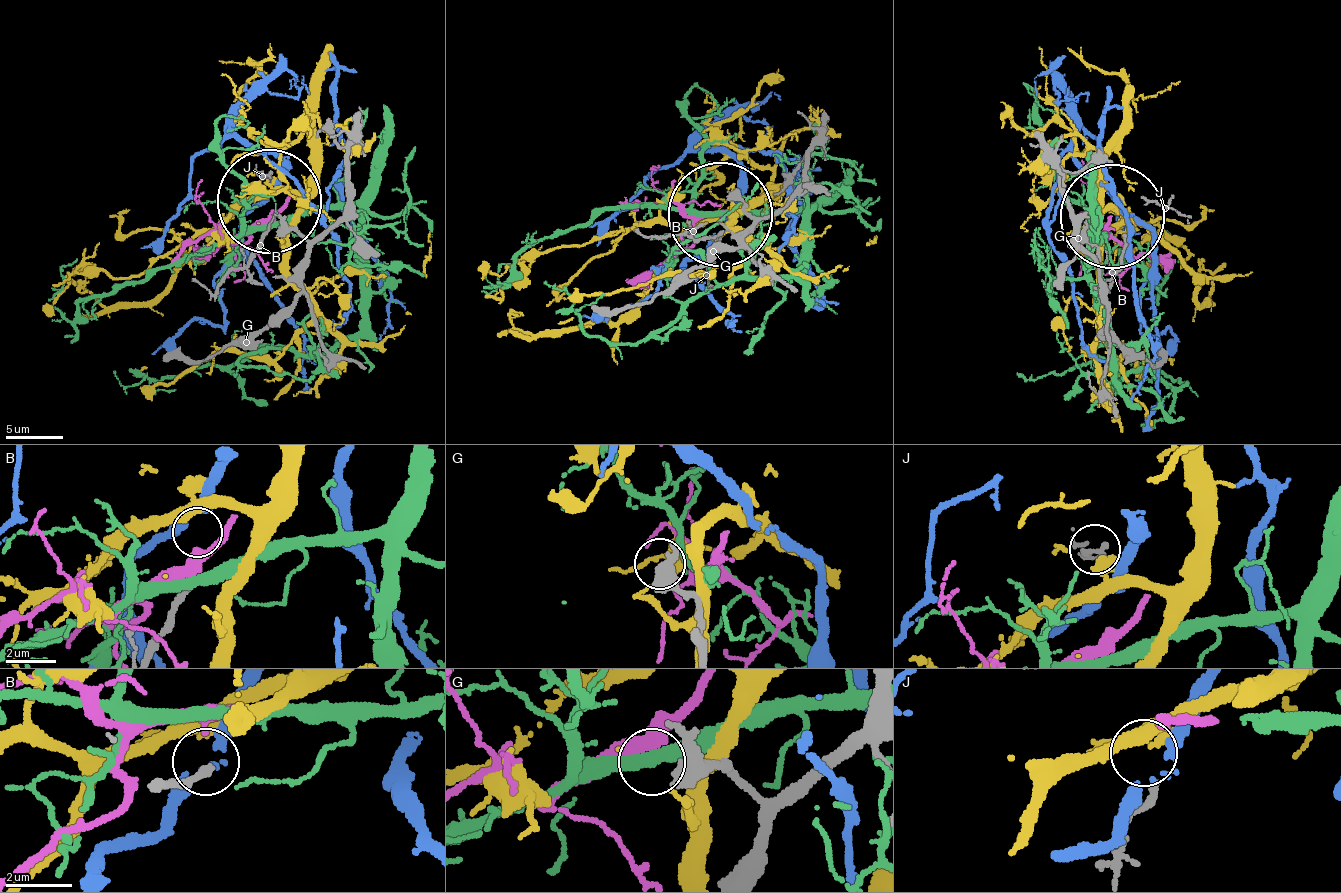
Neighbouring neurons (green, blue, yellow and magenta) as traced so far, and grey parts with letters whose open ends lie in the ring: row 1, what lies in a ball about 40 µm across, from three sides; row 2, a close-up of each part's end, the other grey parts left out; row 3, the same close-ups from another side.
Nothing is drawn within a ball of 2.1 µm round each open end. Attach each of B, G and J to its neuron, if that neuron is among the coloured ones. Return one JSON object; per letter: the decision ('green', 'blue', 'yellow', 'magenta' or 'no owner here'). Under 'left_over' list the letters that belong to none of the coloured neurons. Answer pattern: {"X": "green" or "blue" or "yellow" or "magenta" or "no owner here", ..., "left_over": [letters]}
{"B": "blue", "G": "no owner here", "J": "yellow", "left_over": ["G"]}

